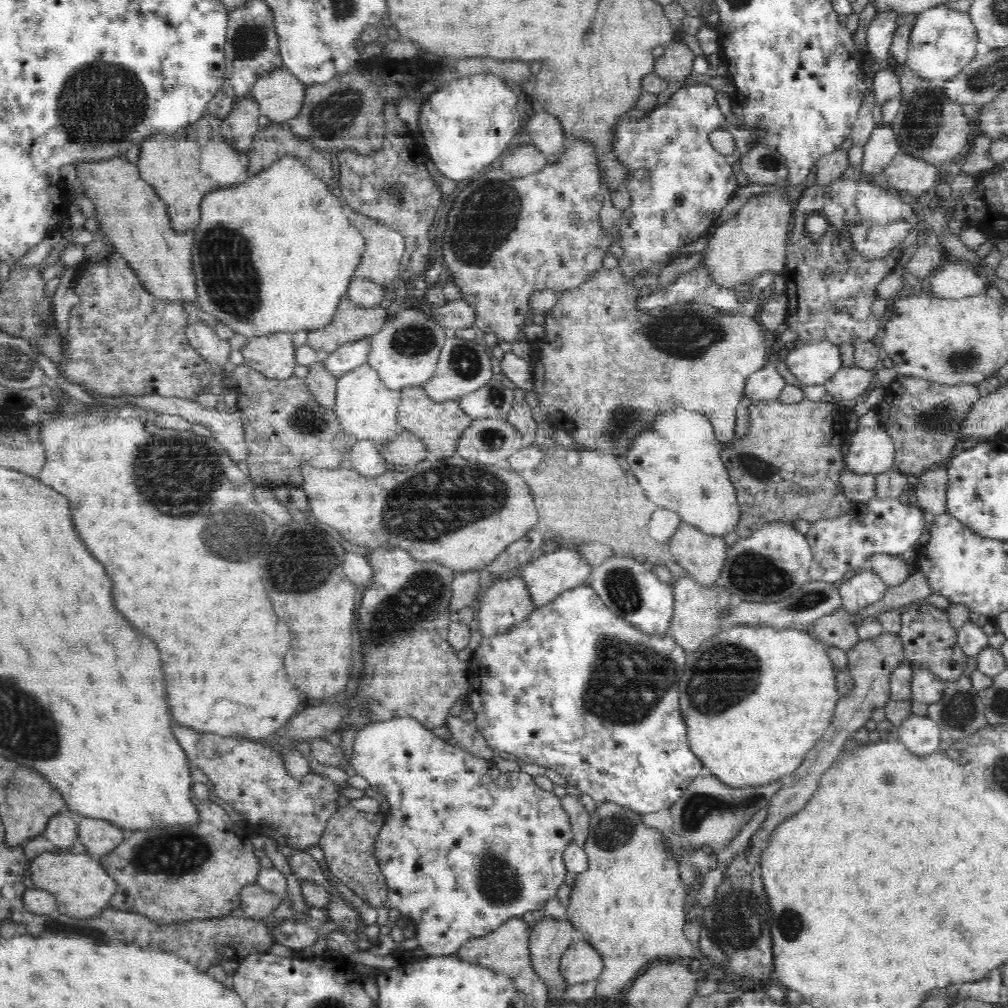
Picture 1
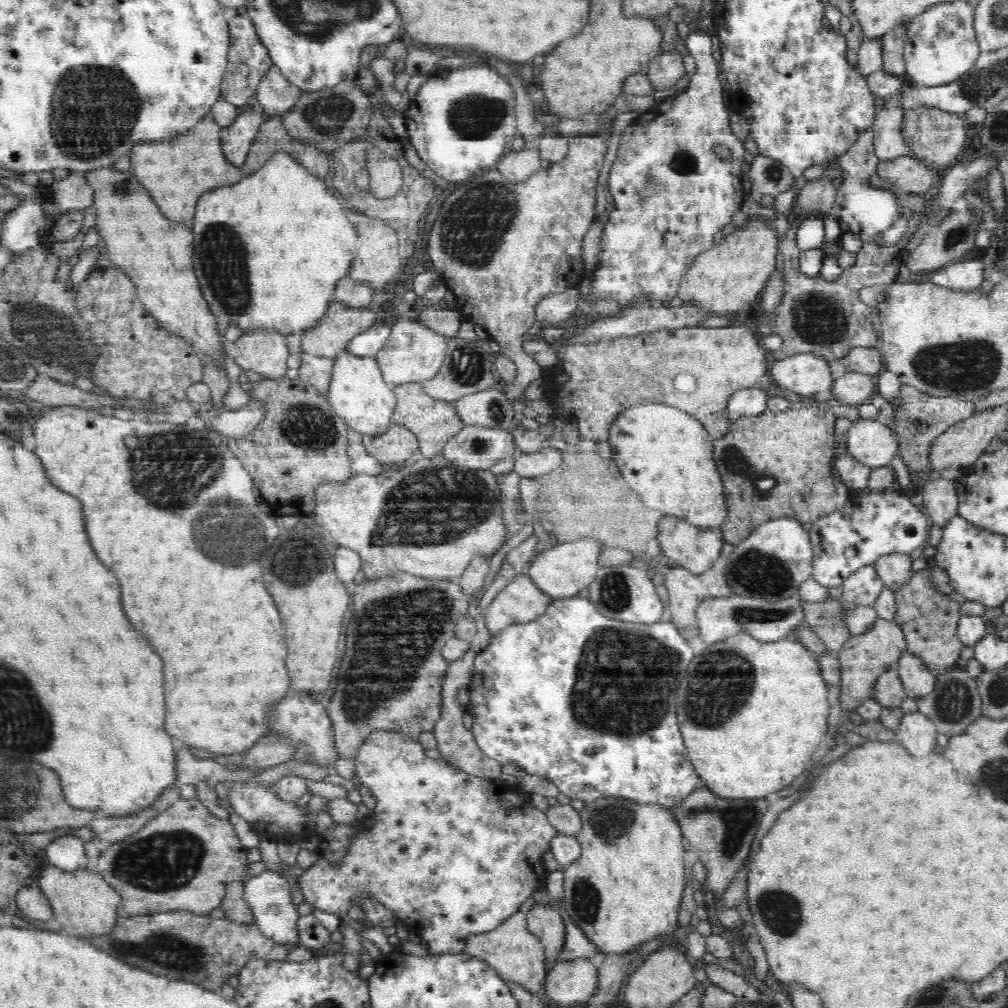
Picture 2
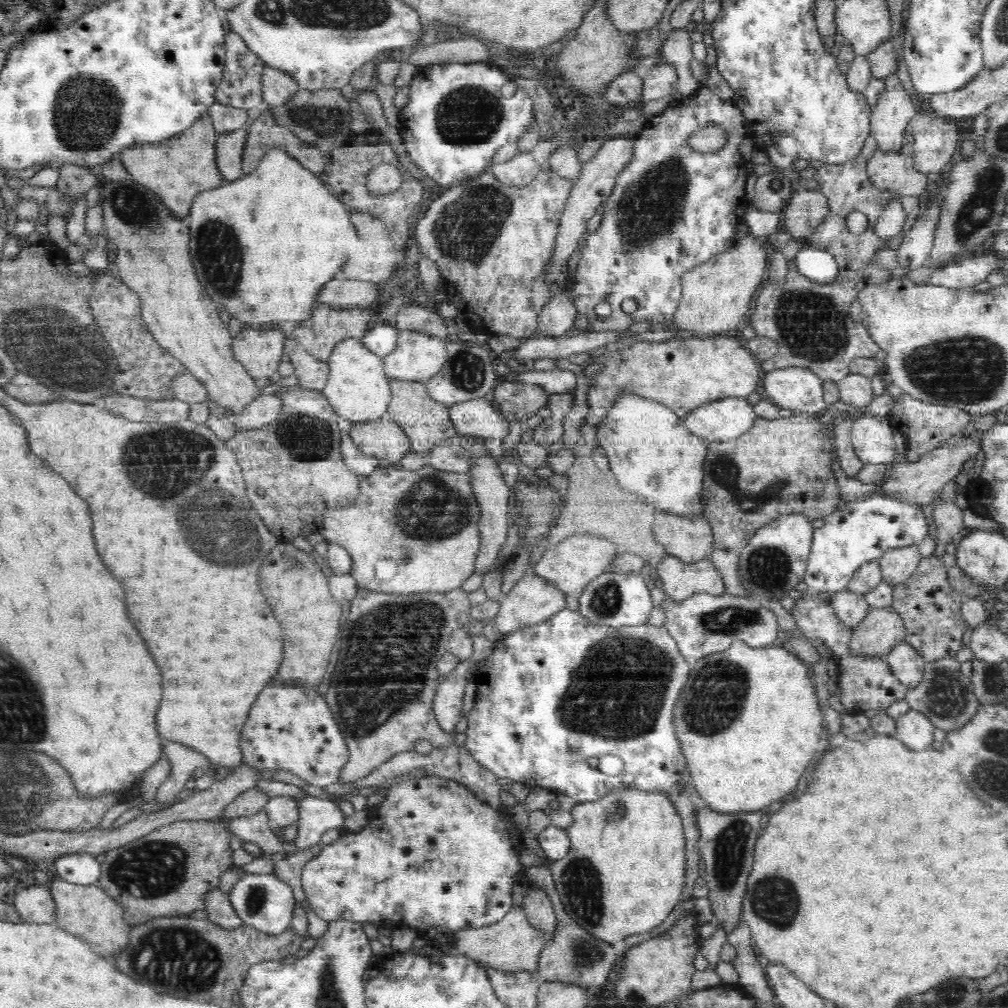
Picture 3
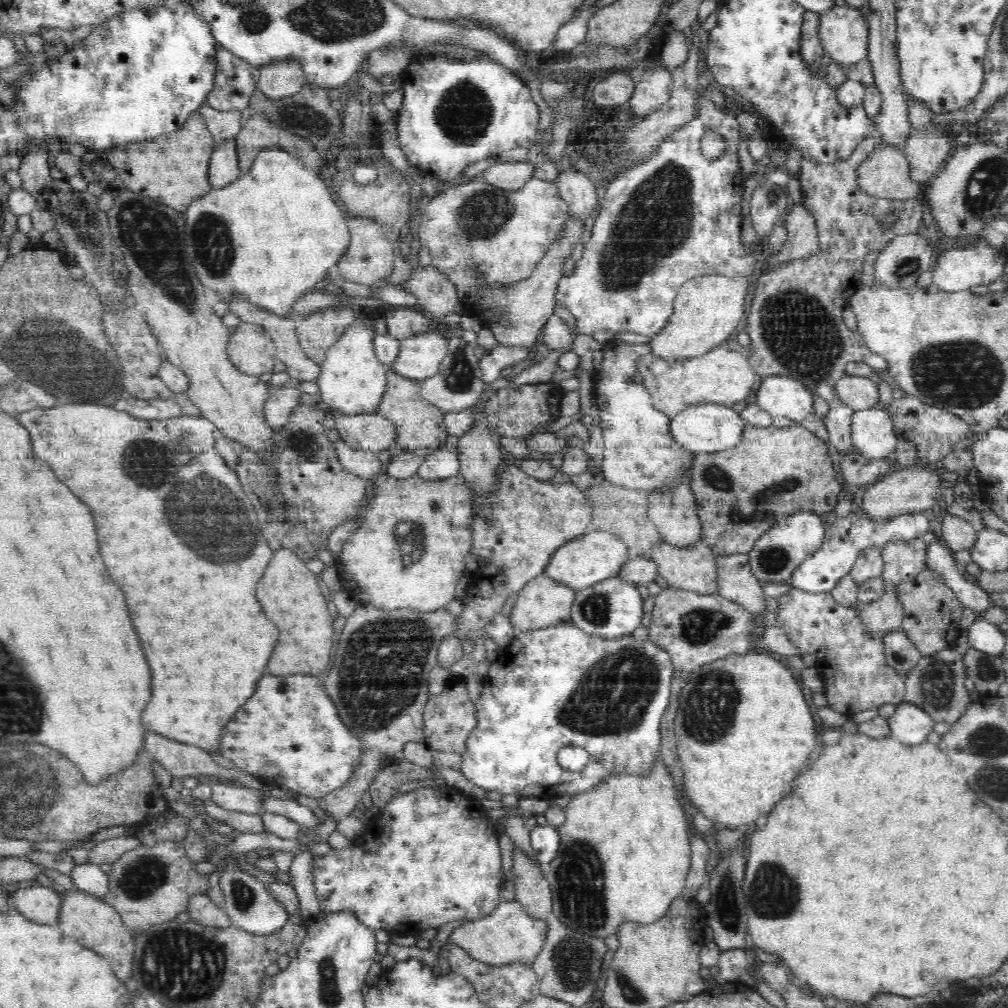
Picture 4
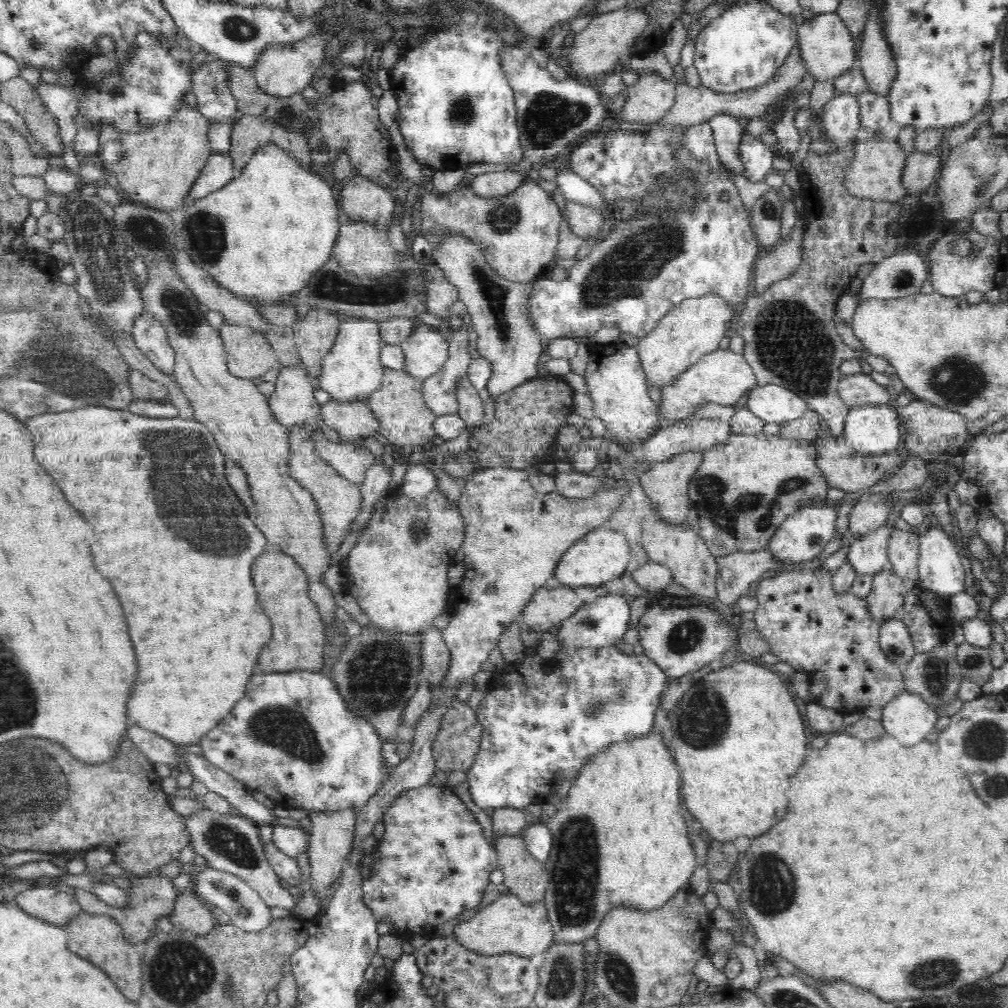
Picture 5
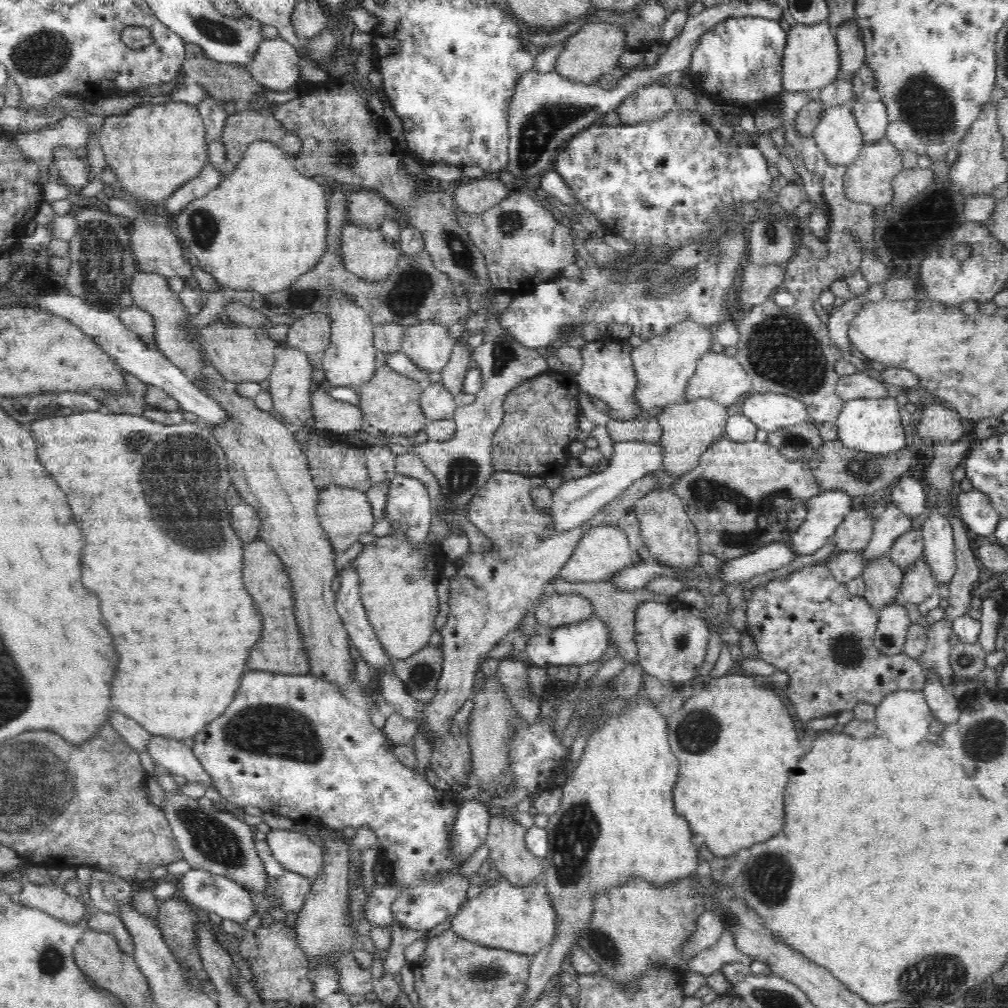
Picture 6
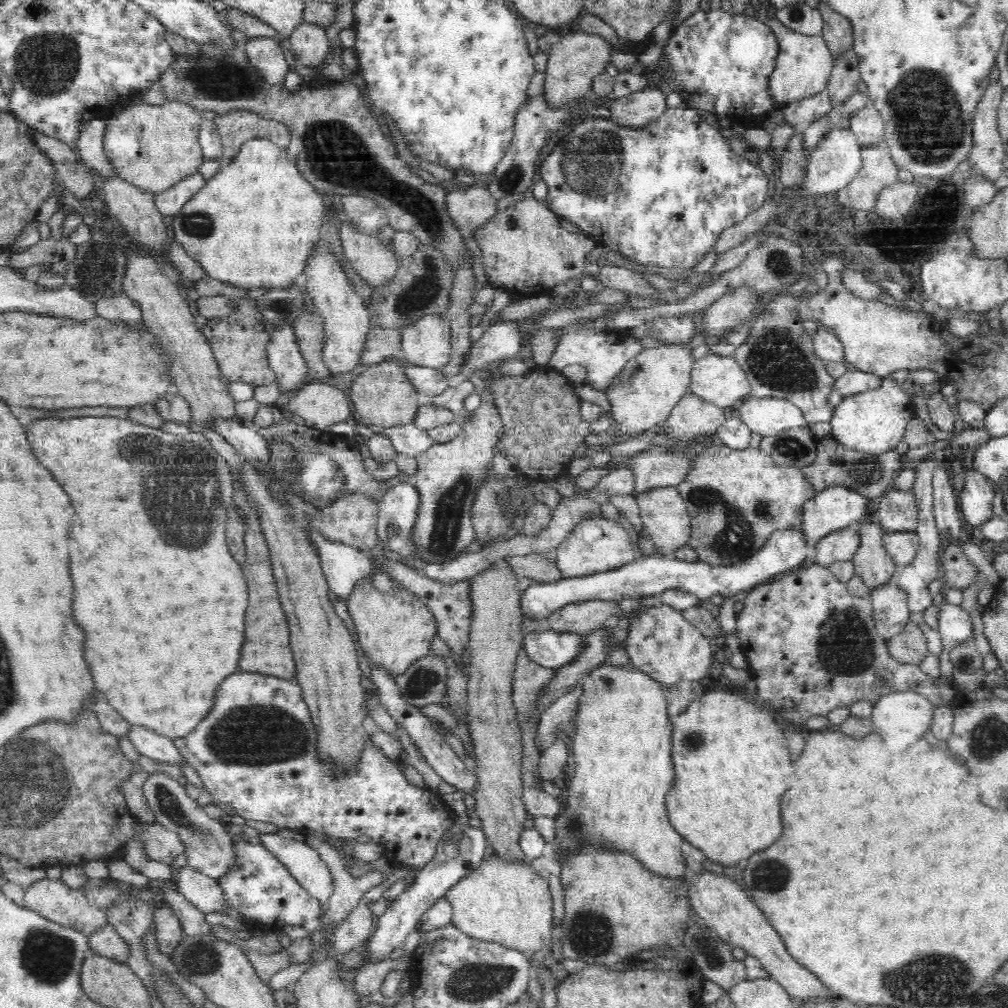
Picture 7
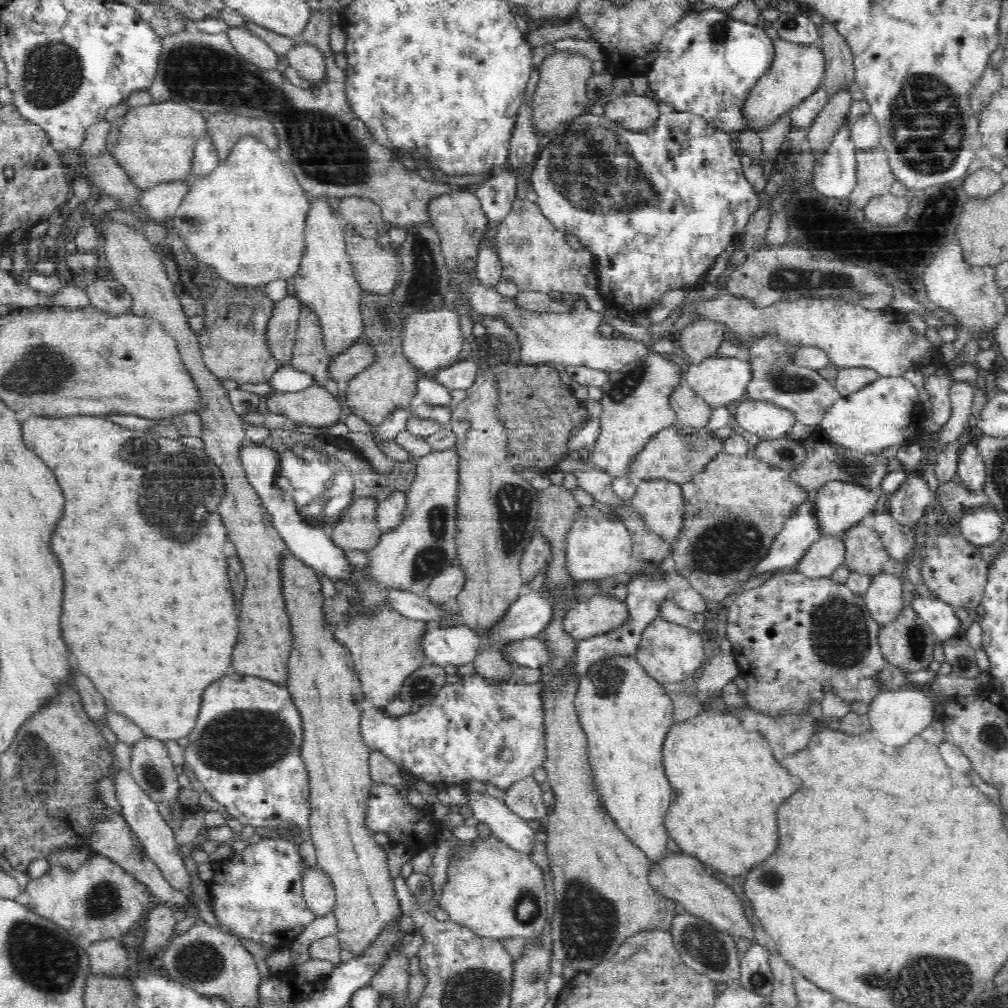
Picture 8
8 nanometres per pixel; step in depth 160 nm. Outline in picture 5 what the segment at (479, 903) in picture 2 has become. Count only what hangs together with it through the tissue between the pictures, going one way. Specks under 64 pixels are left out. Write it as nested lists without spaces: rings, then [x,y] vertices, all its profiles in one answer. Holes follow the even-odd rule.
[[[430,783],[420,789],[412,789],[409,791],[402,791],[400,795],[395,798],[394,802],[383,812],[383,820],[381,822],[381,830],[378,832],[376,838],[369,844],[365,850],[364,861],[362,865],[367,866],[366,876],[362,876],[362,885],[359,890],[362,890],[362,902],[366,903],[366,907],[370,909],[376,922],[379,920],[388,921],[391,930],[399,930],[401,932],[410,932],[410,934],[422,934],[424,930],[428,930],[428,926],[438,926],[448,922],[450,918],[455,918],[458,914],[462,914],[464,910],[474,908],[480,898],[482,898],[482,890],[488,884],[488,876],[495,868],[498,868],[498,858],[496,846],[491,842],[486,841],[484,833],[482,833],[482,826],[477,818],[472,815],[472,812],[466,809],[466,806],[459,797],[454,794],[454,791],[448,785],[438,787]]]

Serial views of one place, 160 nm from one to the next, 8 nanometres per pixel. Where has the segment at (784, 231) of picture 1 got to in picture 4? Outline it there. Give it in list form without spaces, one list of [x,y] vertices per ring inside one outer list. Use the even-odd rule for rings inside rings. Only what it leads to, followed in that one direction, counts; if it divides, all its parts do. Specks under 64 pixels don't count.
[[[710,274],[686,280],[674,299],[668,324],[648,342],[653,355],[661,356],[662,360],[680,360],[706,354],[714,346],[724,343],[730,334],[737,332],[736,328],[744,318],[744,300],[750,279],[752,276]]]

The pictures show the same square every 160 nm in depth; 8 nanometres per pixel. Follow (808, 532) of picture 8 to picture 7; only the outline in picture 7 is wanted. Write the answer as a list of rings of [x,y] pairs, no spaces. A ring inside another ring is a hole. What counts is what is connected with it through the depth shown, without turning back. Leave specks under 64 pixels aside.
[[[786,529],[773,532],[768,542],[744,562],[732,566],[710,566],[698,560],[688,562],[662,554],[639,556],[636,560],[606,572],[583,577],[562,578],[556,582],[530,585],[521,595],[521,612],[526,618],[545,620],[556,610],[576,602],[588,600],[620,601],[624,598],[657,596],[670,589],[694,594],[699,600],[714,594],[738,597],[758,584],[770,582],[808,563],[808,544],[802,530]]]

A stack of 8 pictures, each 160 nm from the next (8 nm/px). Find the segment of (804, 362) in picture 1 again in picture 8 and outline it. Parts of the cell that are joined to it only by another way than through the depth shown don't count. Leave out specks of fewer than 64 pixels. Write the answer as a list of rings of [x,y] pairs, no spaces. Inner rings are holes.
[[[745,398],[736,408],[734,422],[746,432],[752,432],[762,439],[772,440],[785,436],[796,420],[795,414],[786,408],[770,402]]]

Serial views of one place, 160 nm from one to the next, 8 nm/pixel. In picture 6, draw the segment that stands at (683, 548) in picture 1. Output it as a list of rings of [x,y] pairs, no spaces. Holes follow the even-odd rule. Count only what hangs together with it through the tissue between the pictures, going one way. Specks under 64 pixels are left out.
[[[697,399],[670,405],[656,416],[656,422],[662,427],[659,440],[663,456],[660,469],[663,474],[662,487],[670,487],[673,490],[675,483],[672,482],[676,482],[697,466],[701,454],[724,432],[728,417],[727,408],[711,399]]]

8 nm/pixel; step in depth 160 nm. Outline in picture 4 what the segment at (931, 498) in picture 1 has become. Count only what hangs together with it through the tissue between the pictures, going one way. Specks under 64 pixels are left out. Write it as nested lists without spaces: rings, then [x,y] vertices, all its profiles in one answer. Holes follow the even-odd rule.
[[[945,512],[941,530],[941,540],[951,552],[970,551],[976,542],[976,529],[962,517]]]

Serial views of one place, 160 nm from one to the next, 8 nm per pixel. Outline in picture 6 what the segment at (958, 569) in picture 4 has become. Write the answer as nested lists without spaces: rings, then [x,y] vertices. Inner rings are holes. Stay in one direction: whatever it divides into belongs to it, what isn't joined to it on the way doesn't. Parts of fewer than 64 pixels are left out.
[[[940,509],[927,510],[922,526],[924,537],[924,559],[932,567],[936,586],[940,582],[950,582],[956,572],[954,529],[948,517]]]

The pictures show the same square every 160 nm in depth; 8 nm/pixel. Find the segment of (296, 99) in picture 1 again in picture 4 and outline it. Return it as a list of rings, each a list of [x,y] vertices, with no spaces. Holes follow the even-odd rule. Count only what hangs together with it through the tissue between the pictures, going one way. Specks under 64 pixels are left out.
[[[282,59],[280,62],[261,65],[259,71],[256,90],[262,91],[270,99],[292,96],[306,85],[306,75],[298,59]]]

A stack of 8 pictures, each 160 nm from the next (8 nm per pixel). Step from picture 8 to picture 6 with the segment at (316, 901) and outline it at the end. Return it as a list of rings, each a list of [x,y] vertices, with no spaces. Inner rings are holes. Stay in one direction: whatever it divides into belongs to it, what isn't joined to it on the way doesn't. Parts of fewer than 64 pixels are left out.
[[[271,829],[266,833],[265,841],[269,844],[273,857],[284,868],[298,872],[312,882],[322,872],[322,851],[304,833]]]

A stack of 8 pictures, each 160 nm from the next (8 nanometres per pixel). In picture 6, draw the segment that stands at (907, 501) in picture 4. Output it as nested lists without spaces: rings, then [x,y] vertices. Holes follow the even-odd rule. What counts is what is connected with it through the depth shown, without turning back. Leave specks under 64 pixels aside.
[[[852,510],[839,524],[829,542],[834,542],[836,552],[860,551],[871,538],[872,518],[864,510]]]

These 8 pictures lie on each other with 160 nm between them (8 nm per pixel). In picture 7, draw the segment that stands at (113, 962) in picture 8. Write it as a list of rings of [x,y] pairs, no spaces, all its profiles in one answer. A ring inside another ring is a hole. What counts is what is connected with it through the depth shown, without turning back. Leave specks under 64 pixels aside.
[[[110,924],[103,925],[94,934],[90,934],[89,948],[91,953],[122,963],[127,962],[130,952],[129,944],[126,944],[116,928]]]

